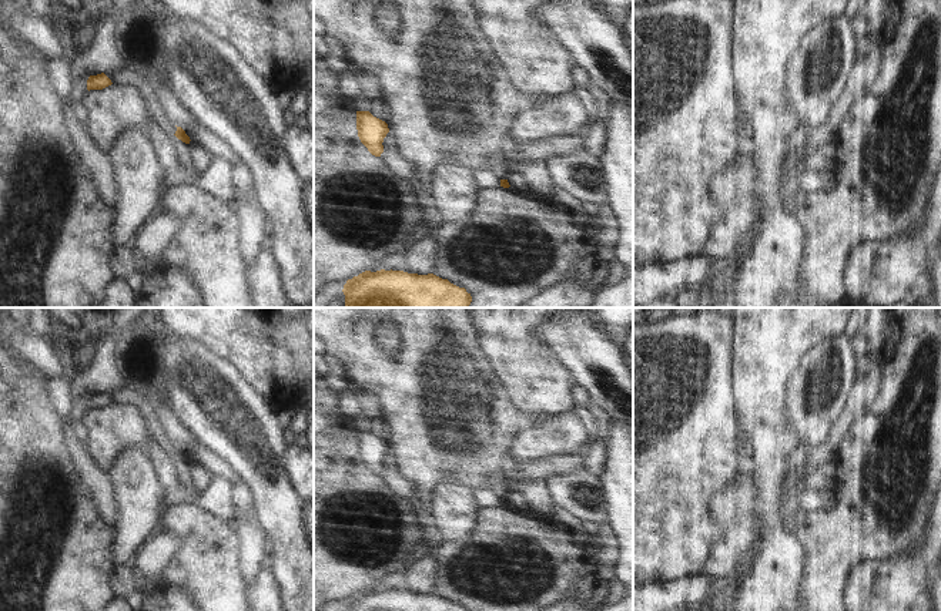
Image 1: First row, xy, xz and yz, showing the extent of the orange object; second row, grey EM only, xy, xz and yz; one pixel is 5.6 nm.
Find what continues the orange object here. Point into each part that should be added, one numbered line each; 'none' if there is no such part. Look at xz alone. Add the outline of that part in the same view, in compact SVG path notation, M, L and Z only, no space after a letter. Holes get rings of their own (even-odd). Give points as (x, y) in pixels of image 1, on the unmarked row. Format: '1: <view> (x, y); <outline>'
none

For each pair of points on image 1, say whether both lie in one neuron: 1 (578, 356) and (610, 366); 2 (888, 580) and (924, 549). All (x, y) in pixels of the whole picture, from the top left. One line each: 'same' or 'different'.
1: same
2: same

